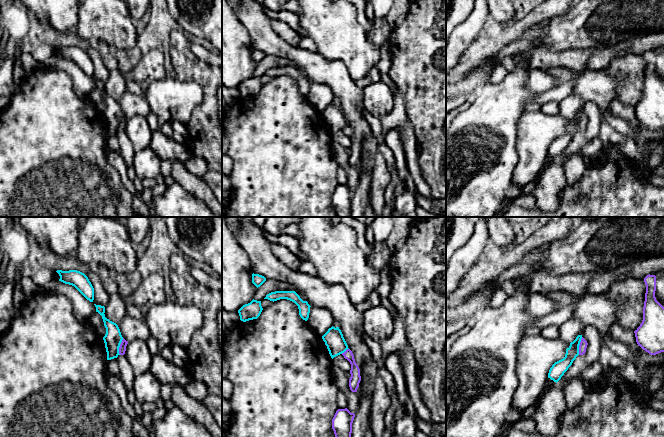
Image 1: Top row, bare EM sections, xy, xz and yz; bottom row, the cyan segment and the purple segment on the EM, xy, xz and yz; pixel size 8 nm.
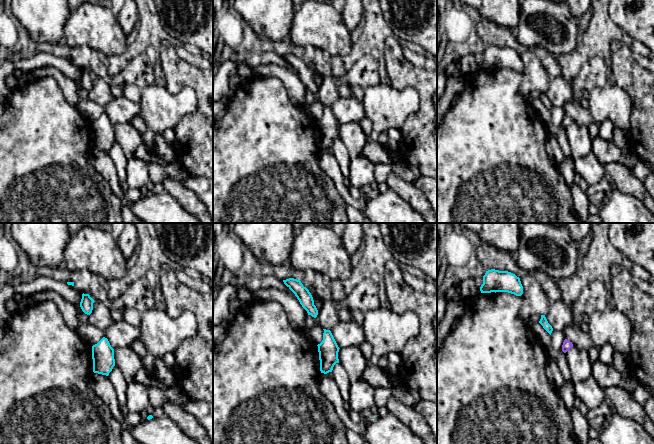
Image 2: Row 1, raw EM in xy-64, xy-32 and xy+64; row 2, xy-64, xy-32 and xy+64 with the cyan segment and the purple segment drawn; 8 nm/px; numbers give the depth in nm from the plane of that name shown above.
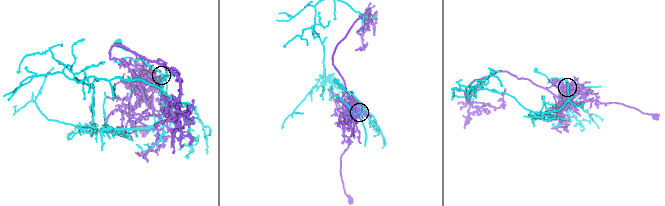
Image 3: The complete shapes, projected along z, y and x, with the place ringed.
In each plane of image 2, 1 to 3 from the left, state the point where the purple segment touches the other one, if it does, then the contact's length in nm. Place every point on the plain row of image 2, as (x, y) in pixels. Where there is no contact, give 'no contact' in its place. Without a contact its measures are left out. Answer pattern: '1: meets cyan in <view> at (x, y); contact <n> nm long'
1: no contact
2: no contact
3: no contact

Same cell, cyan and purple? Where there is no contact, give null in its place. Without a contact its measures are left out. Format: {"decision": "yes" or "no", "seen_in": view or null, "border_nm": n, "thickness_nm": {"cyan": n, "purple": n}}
{"decision": "no", "seen_in": "yz", "border_nm": 150, "thickness_nm": {"cyan": 120, "purple": 60}}

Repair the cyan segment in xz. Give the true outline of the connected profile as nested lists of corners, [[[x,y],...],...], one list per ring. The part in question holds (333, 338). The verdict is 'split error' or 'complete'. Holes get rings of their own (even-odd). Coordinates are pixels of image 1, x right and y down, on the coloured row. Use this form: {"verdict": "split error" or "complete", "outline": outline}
{"verdict": "complete", "outline": [[[332,326],[329,328],[322,336],[322,339],[325,342],[332,359],[349,349],[339,327],[335,328]]]}

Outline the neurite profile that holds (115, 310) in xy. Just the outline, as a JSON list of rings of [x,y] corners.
[[[123,291],[110,295],[110,299],[105,306],[105,317],[119,325],[127,315],[126,303],[123,299]]]

